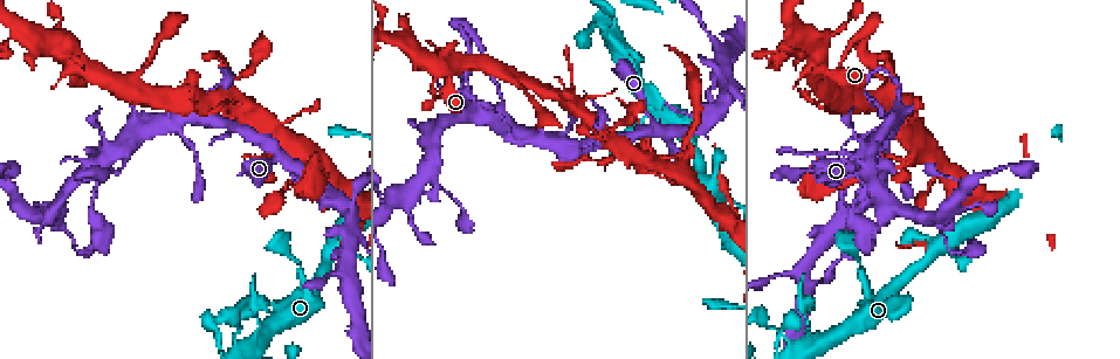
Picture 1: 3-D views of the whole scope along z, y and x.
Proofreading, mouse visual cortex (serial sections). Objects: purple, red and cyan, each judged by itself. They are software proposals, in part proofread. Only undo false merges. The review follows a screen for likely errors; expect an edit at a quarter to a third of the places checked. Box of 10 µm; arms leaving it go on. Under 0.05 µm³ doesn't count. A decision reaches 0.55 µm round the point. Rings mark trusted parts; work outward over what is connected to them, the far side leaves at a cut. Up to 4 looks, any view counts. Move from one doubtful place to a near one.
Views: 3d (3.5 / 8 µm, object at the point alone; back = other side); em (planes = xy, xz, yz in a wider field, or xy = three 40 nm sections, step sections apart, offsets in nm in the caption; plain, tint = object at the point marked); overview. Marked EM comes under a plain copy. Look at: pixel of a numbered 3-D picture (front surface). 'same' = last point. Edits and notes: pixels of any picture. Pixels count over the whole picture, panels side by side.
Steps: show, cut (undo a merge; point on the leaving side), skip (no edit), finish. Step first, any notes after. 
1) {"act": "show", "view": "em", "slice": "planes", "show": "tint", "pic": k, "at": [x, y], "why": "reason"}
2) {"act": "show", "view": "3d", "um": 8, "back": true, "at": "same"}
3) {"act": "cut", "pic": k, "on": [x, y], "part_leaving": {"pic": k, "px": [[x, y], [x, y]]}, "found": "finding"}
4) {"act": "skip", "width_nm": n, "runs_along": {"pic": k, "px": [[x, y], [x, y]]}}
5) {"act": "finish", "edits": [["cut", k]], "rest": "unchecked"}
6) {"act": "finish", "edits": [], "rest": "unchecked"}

{"act": "show", "view": "3d", "um": 3.5, "back": true, "pic": 1, "at": [278, 157], "why": "looks like a crossing"}

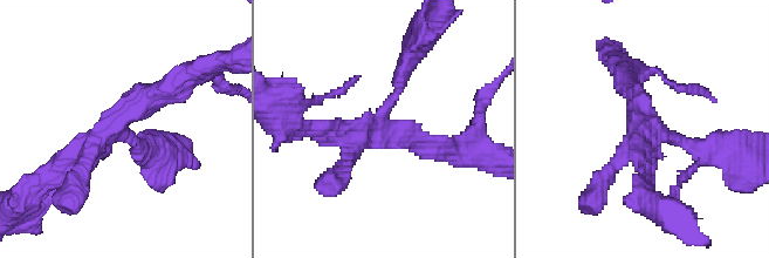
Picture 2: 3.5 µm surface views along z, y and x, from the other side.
{"act": "show", "view": "em", "slice": "planes", "show": "tint", "pic": 2, "at": [380, 124], "arms": 4, "arm_widths_nm": [200, 250, 250, 300]}

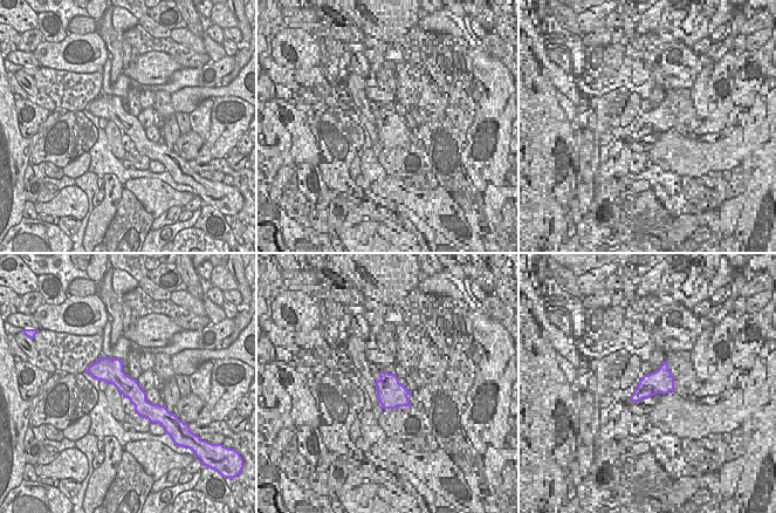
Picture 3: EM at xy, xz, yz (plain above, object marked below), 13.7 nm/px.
{"act": "skip", "runs_along": {"pic": 3, "px": [[93, 368], [109, 369], [155, 407]]}, "found": "continuous, no second cell"}

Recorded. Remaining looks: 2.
{"act": "show", "view": "3d", "um": 3.5, "back": true, "pic": 1, "at": [866, 162], "why": "two arms in line, one across"}

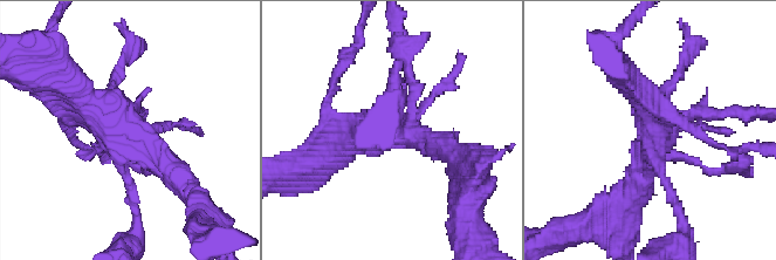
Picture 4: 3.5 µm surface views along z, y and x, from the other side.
{"act": "show", "view": "em", "slice": "xy", "step": 1, "show": "tint", "pic": 4, "at": [653, 137]}

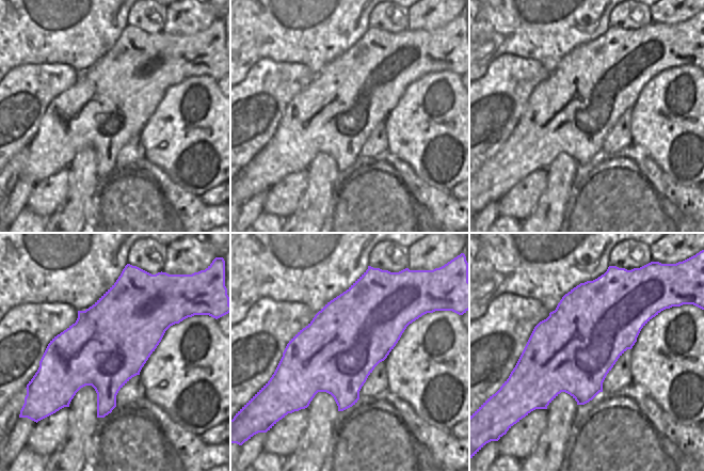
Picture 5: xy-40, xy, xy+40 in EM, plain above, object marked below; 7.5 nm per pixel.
{"act": "skip", "runs_along": {"pic": 4, "px": [[68, 84], [184, 185]]}, "found": "continuous, no second cell"}

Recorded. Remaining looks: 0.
{"act": "finish", "edits": [], "rest": "unchecked"}

